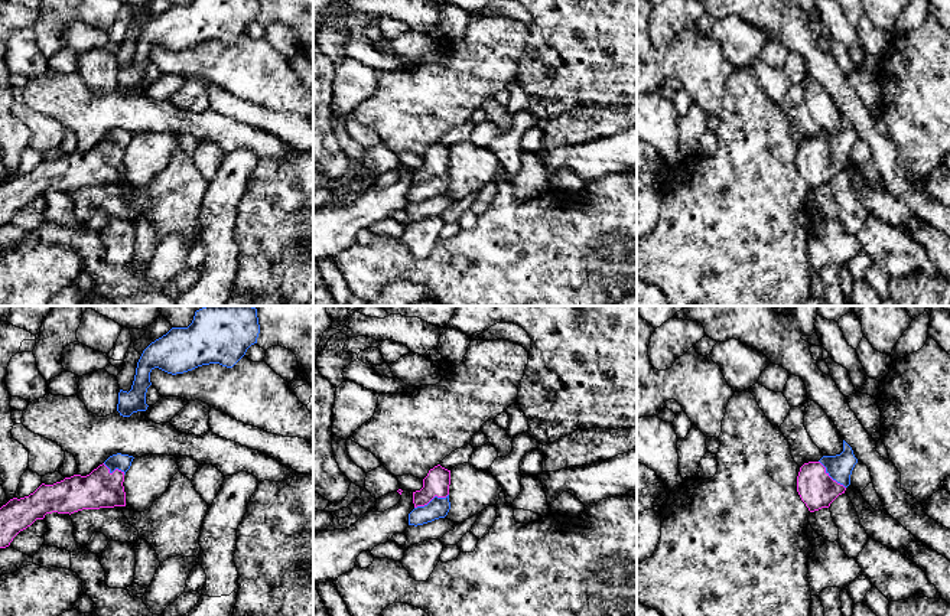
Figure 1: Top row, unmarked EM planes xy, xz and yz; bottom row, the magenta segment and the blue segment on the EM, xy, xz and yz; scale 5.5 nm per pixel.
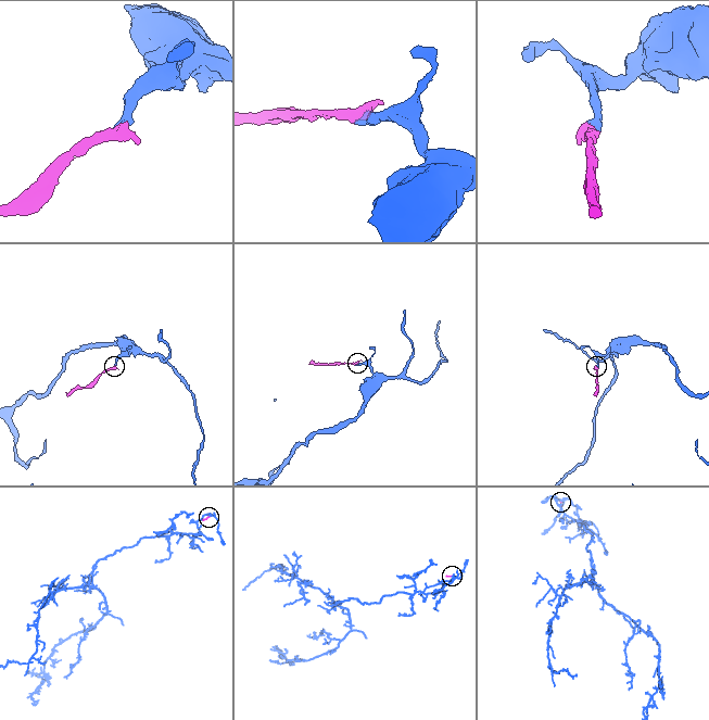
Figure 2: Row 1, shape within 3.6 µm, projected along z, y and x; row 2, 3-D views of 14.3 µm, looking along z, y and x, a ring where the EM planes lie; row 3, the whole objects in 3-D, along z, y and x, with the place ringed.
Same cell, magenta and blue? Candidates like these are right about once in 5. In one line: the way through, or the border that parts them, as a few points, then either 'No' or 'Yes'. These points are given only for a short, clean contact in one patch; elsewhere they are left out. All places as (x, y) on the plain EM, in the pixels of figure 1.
Path across: xz (436, 160), (430, 176), (436, 185). Yes

